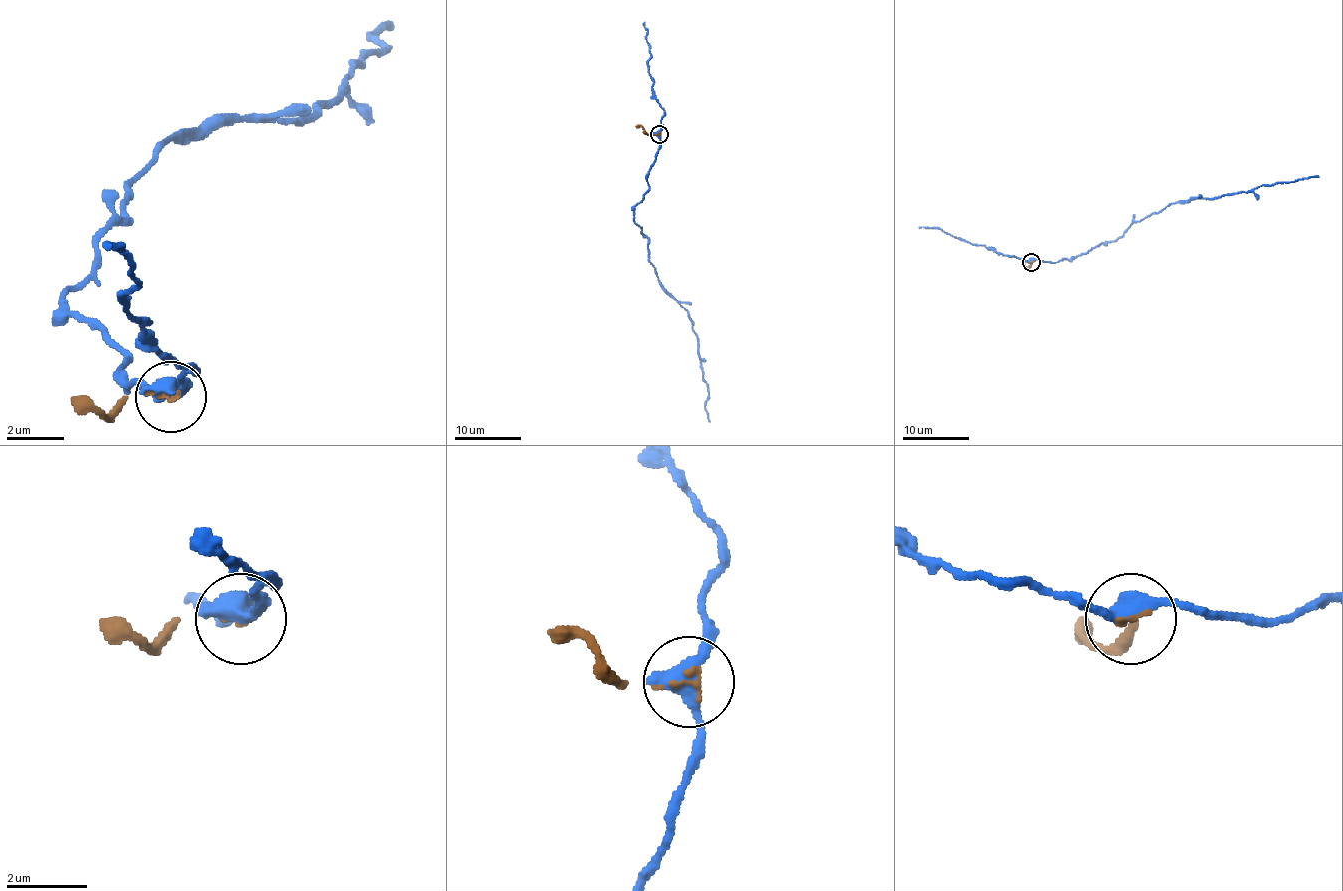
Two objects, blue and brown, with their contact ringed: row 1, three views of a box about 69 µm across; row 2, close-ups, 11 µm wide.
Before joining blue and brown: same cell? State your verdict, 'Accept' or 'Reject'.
Accept

